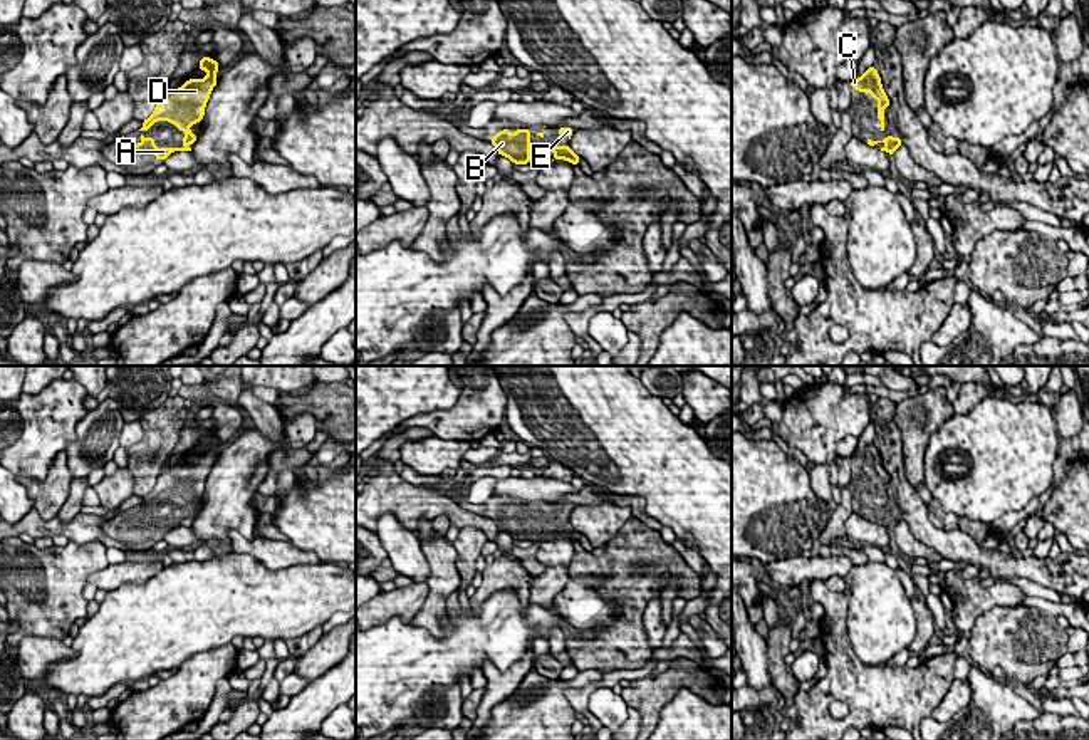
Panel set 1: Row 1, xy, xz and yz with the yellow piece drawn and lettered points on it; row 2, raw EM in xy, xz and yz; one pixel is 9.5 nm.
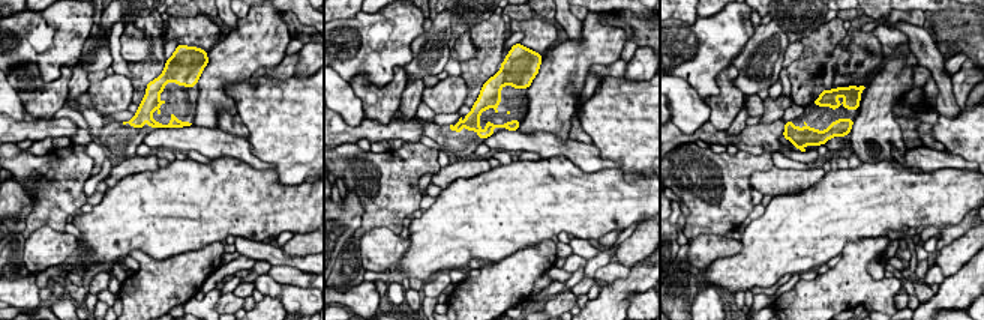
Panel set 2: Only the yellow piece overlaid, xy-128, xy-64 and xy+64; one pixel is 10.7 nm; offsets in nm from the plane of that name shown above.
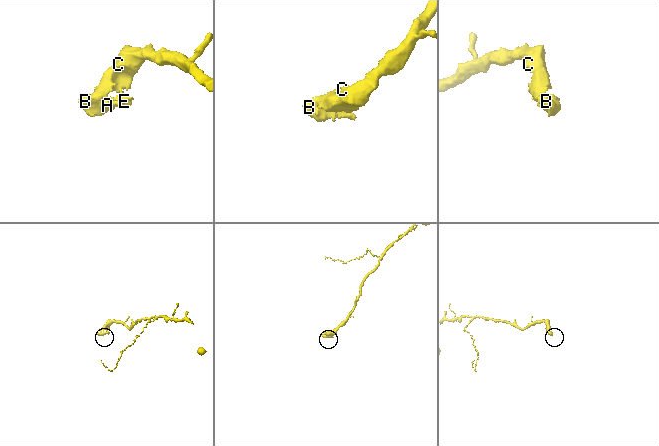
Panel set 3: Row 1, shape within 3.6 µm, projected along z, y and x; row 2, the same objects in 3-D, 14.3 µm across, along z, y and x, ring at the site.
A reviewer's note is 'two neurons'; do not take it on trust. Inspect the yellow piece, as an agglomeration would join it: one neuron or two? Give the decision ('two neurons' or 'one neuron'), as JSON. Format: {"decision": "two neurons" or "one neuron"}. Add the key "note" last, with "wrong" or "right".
{"decision": "one neuron", "note": "wrong"}

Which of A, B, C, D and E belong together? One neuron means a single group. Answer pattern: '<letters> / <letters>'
A B C D E

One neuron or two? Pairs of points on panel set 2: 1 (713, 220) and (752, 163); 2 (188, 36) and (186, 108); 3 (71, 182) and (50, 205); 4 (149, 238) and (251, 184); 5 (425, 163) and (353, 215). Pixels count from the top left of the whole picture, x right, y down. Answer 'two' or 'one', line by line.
1: one
2: two
3: one
4: one
5: two

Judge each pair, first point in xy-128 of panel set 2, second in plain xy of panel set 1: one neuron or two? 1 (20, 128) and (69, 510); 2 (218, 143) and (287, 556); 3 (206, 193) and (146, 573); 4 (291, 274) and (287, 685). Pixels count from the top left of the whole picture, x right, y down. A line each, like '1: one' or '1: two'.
1: two
2: one
3: two
4: one

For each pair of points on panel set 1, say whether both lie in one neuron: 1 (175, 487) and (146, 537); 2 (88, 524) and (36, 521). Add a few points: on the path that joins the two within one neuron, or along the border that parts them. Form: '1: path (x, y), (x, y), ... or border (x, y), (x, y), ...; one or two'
1: path (173, 499), (146, 526); one
2: path (74, 527), (49, 527); one

